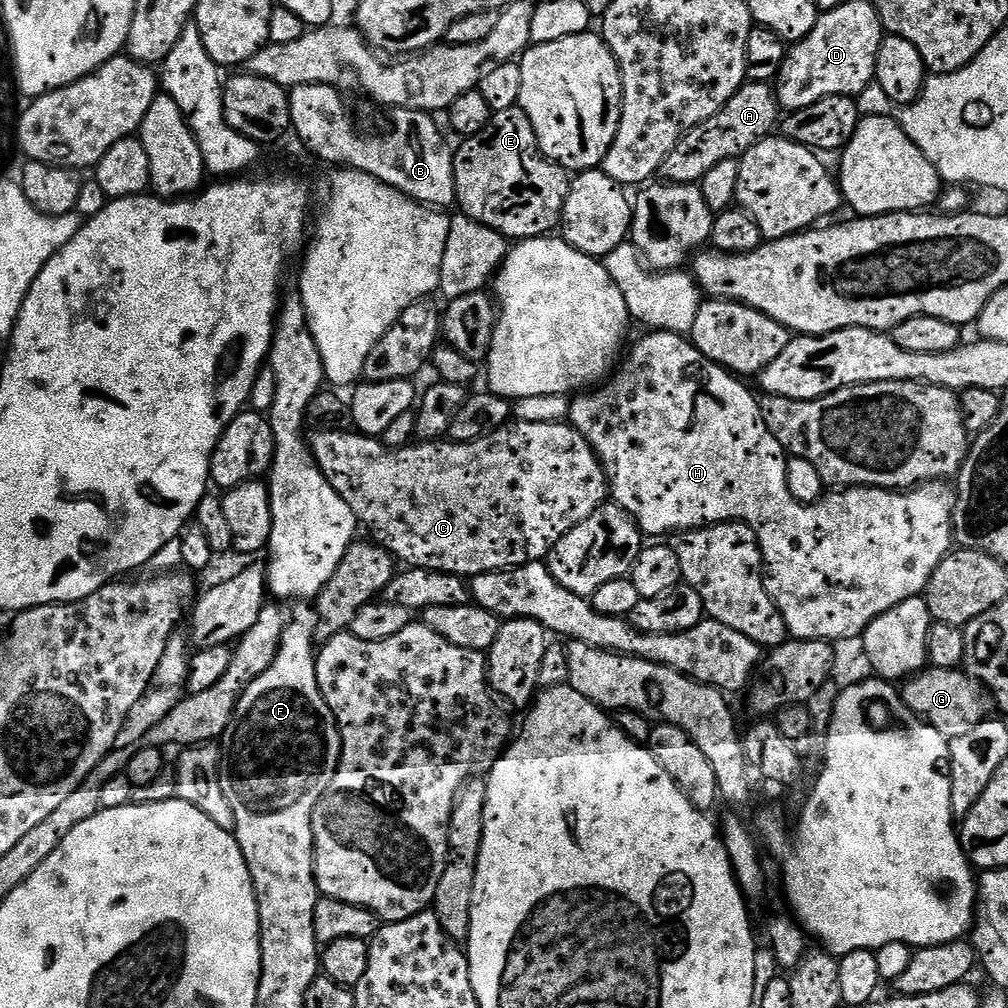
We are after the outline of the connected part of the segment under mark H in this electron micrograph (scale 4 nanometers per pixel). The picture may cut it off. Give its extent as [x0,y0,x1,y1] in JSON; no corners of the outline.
[567,331,956,640]

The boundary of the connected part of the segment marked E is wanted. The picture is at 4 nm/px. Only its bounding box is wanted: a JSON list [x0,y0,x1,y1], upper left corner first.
[452,106,570,242]

